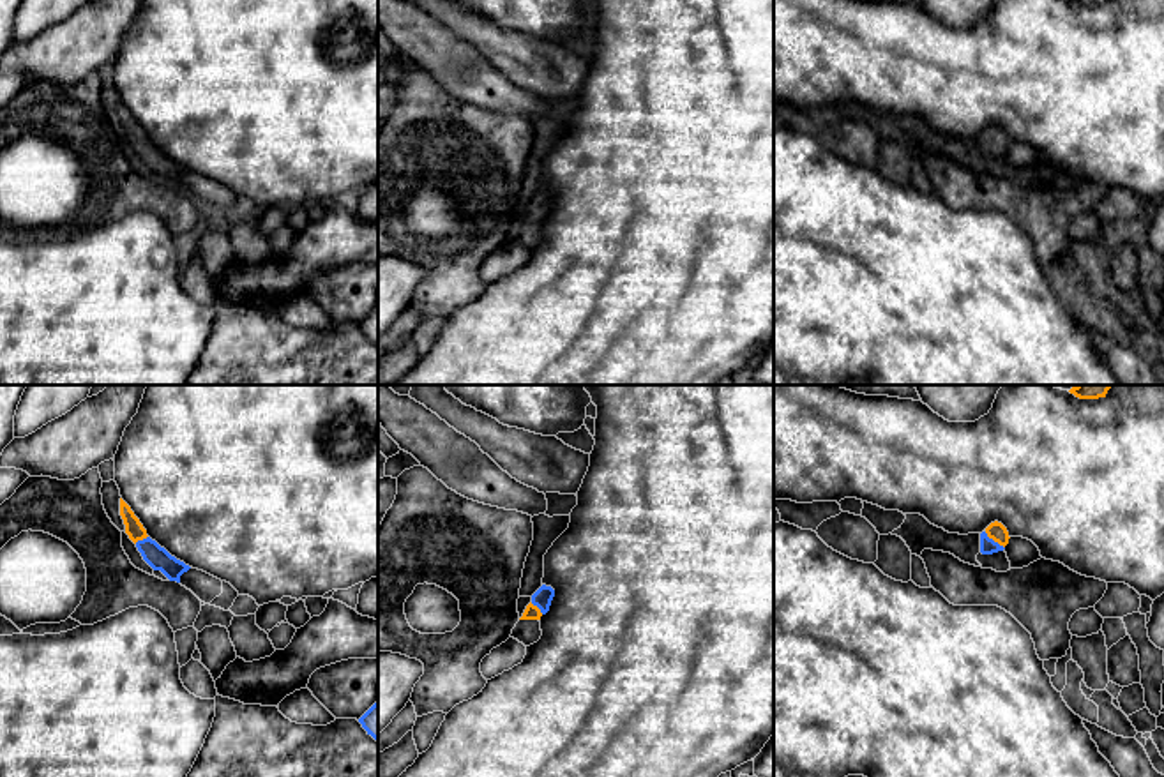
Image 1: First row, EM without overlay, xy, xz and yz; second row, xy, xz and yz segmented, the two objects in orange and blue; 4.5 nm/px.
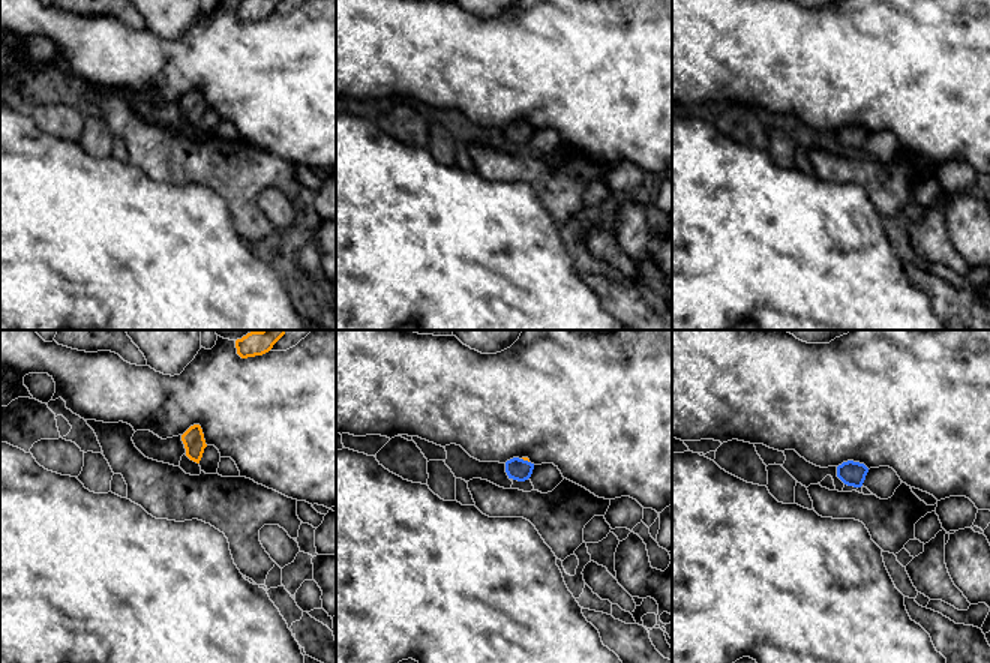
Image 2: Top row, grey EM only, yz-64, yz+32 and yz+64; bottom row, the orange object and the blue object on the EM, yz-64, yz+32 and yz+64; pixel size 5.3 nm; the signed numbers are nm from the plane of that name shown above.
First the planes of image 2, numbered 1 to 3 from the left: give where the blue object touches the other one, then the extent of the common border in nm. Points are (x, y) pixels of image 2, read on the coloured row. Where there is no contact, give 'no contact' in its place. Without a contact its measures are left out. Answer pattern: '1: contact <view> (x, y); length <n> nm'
1: no contact
2: contact yz+32 (525, 459); length 50 nm
3: no contact

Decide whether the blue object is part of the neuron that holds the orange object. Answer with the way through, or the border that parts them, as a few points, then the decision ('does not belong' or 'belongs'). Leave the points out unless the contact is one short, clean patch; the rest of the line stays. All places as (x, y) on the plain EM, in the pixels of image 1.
runs through yz (995, 135), (995, 145), (988, 150); belongs

